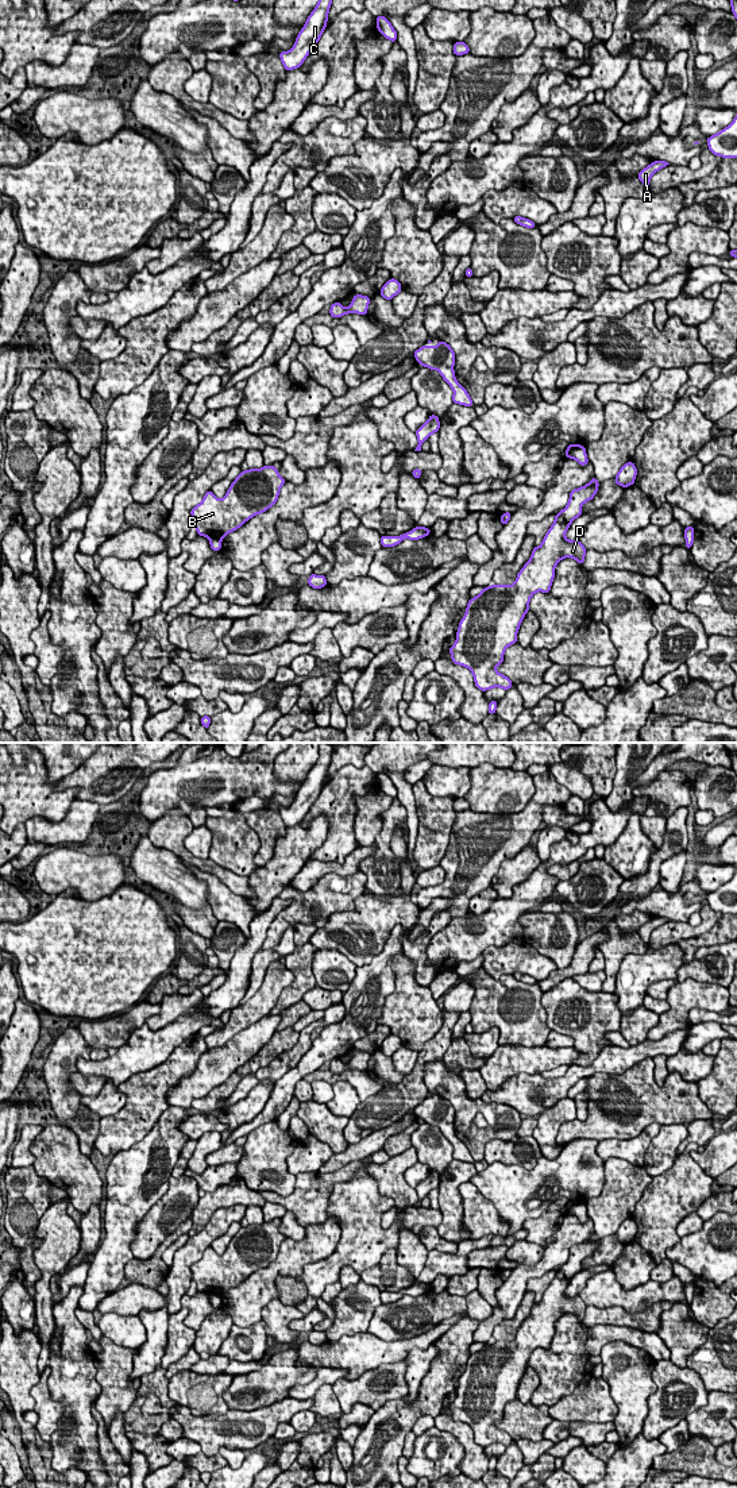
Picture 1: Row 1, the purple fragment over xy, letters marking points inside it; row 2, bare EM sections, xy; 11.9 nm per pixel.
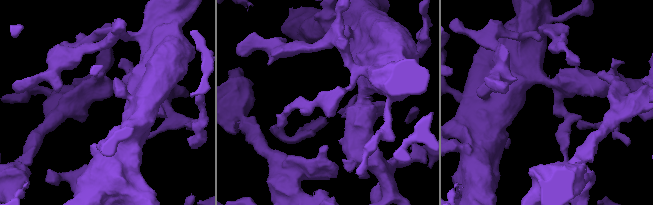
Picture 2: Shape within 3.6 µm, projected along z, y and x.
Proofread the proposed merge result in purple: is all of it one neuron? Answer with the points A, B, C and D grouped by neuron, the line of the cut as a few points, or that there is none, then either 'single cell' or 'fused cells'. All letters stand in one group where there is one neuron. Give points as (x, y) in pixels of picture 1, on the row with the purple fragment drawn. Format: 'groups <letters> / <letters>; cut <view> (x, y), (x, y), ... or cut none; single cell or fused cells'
groups A C D / B; cut xy (209, 538), (220, 540); fused cells

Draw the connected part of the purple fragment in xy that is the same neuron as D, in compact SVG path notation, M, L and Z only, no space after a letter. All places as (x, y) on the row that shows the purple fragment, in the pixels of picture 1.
M594 478L570 493L568 504L555 516L541 544L533 547L530 559L513 585L491 585L471 598L459 622L456 641L449 648L452 663L467 667L475 686L483 693L493 687L509 690L512 681L495 667L502 664L505 649L517 643L518 628L537 591L549 593L555 567L564 558L583 564L586 548L580 540L568 540L566 532L582 514L582 505L594 498L599 482Z

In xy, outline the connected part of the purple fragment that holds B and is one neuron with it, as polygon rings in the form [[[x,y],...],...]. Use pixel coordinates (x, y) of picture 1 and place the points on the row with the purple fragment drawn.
[[[271,464],[240,471],[221,500],[211,490],[207,491],[202,501],[190,510],[192,524],[196,527],[197,535],[223,540],[224,536],[240,528],[247,520],[273,506],[285,482],[278,470]]]

